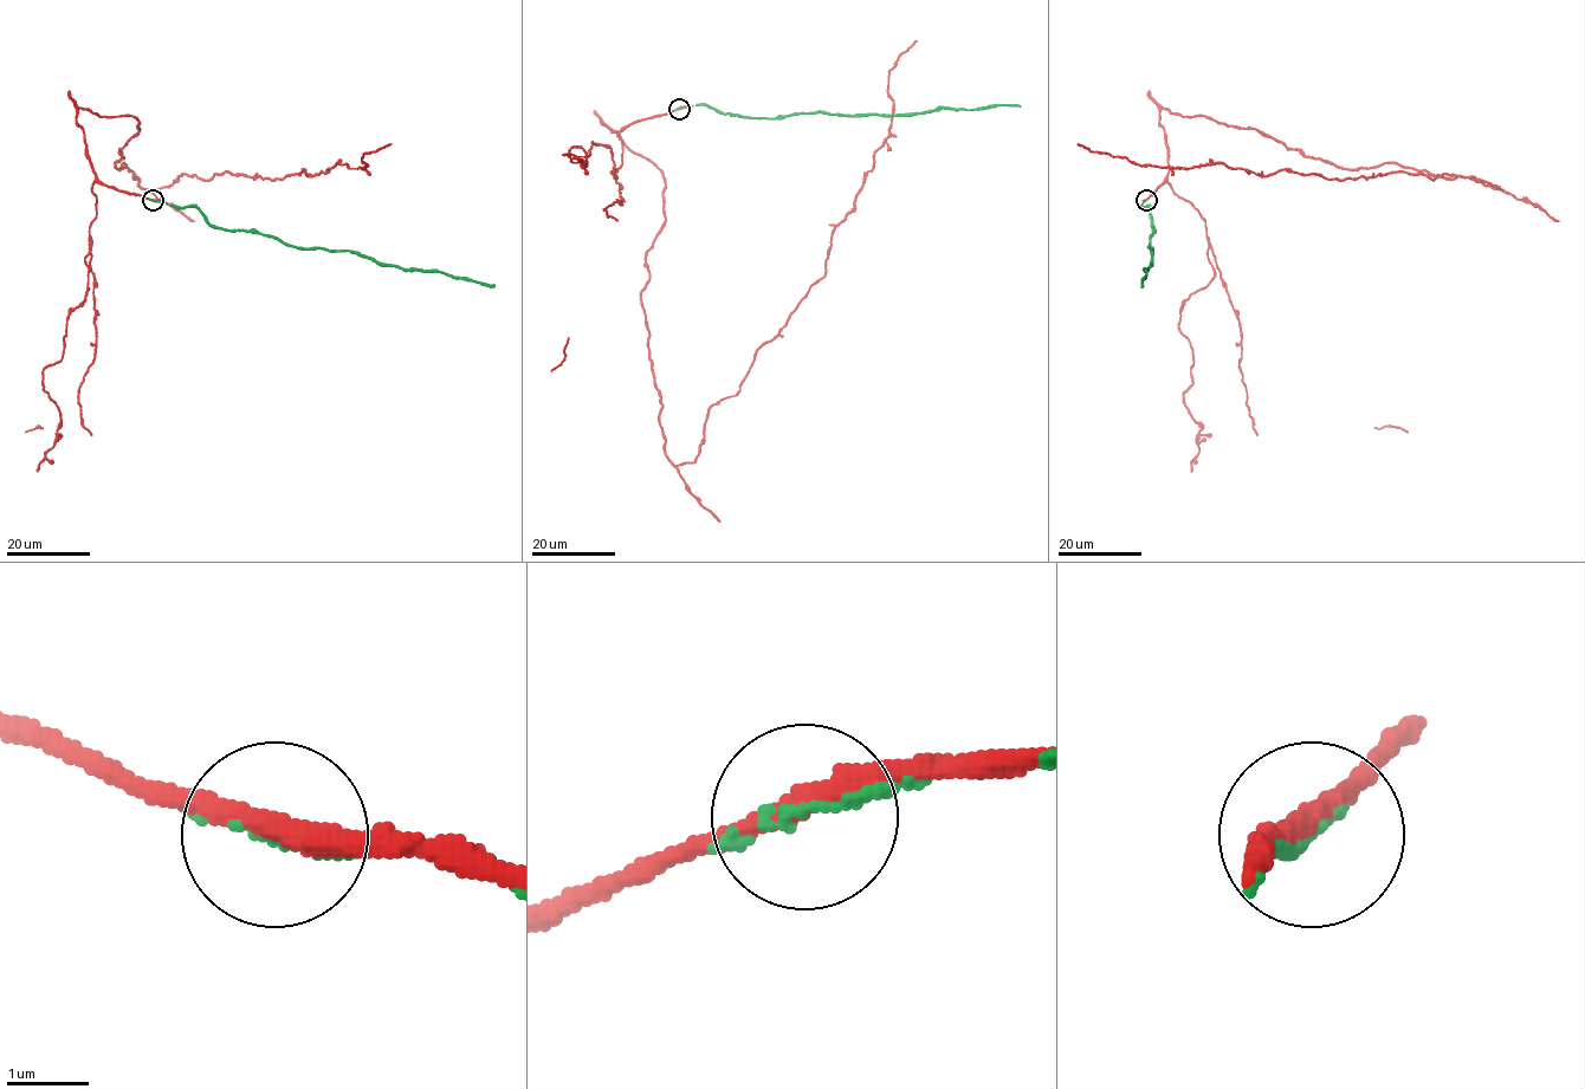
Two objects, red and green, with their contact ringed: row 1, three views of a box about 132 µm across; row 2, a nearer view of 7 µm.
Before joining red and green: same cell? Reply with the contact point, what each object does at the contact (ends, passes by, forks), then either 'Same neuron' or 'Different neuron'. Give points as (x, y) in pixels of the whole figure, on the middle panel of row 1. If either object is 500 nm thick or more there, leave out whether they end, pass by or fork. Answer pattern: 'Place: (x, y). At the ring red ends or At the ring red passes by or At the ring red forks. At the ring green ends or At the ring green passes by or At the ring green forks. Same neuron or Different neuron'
Place: (679, 109). At the ring red passes by. At the ring green ends. Same neuron

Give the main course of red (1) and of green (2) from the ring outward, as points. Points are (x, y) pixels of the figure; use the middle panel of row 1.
1: (679, 109), (602, 122), (665, 182), (640, 299), (674, 465), (825, 276), (916, 40)
2: (679, 109), (705, 104), (724, 114), (782, 118), (820, 111), (907, 115), (943, 108), (1020, 107)

